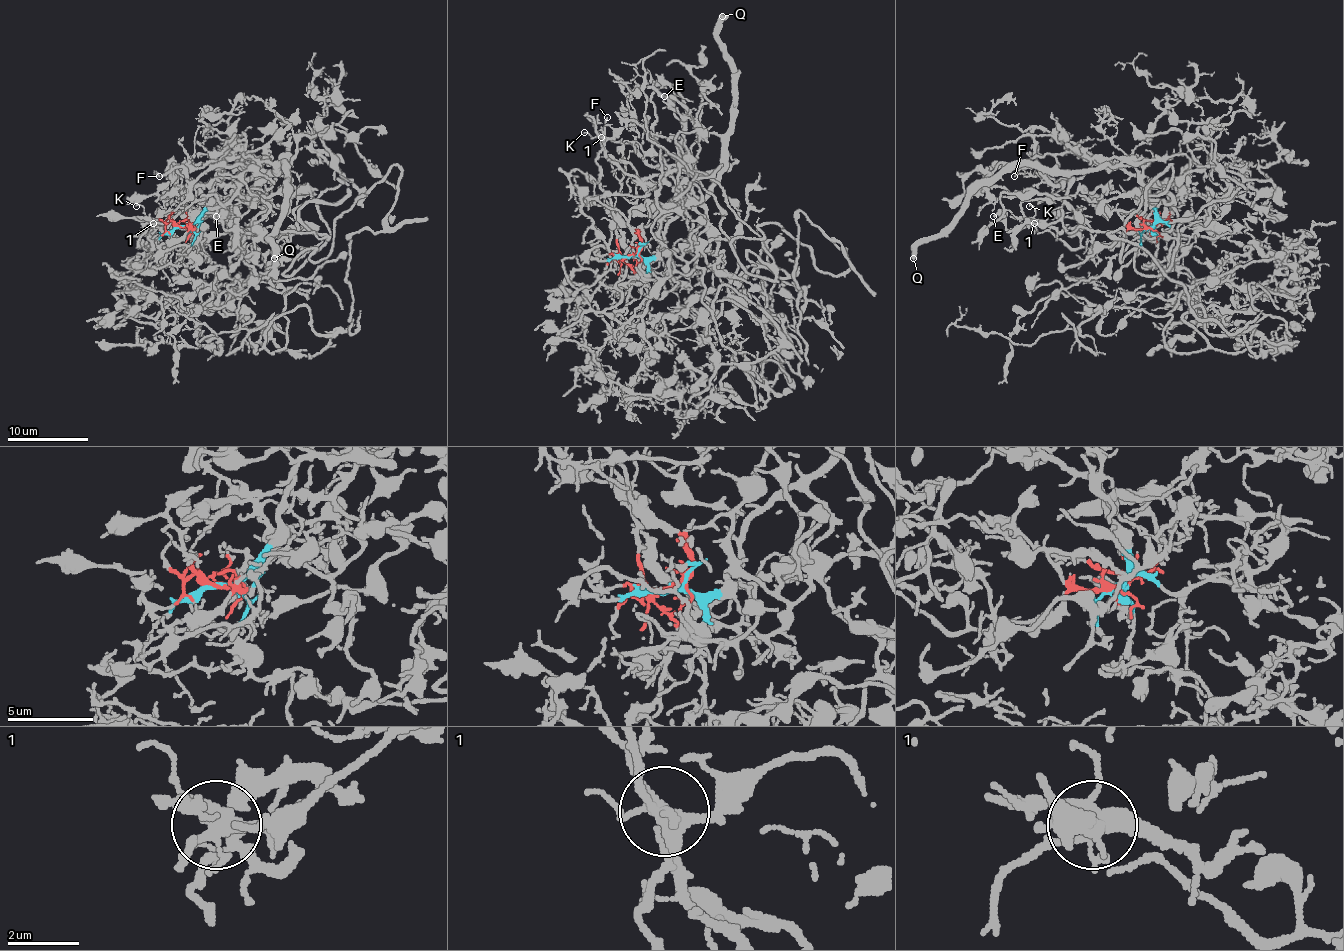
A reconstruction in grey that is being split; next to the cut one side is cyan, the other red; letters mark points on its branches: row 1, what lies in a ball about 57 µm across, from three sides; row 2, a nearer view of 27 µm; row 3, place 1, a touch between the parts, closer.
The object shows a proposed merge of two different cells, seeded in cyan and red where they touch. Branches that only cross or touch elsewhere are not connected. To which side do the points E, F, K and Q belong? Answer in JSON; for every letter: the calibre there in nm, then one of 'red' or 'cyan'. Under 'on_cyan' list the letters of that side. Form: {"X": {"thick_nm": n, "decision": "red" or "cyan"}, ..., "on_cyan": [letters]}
{"E": {"thick_nm": 180, "decision": "red"}, "F": {"thick_nm": 140, "decision": "cyan"}, "K": {"thick_nm": 110, "decision": "red"}, "Q": {"thick_nm": 480, "decision": "cyan"}, "on_cyan": ["F", "Q"]}

